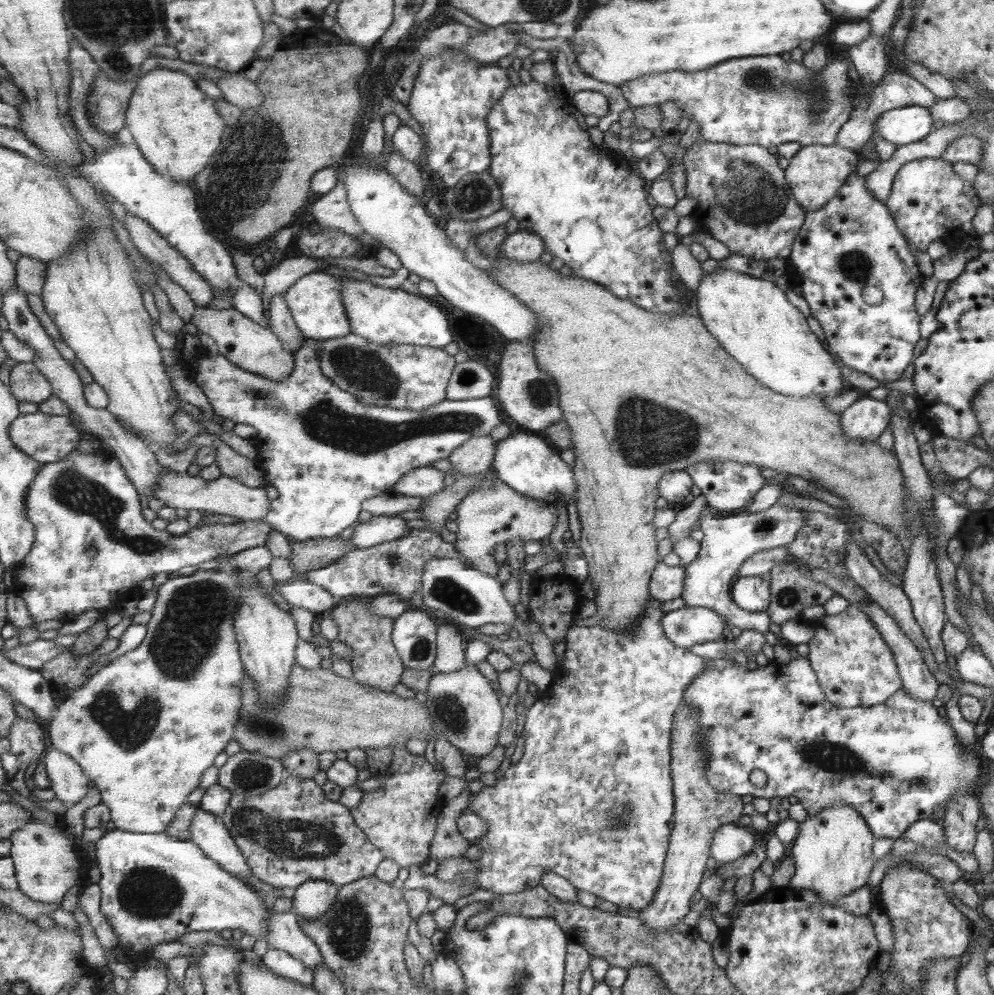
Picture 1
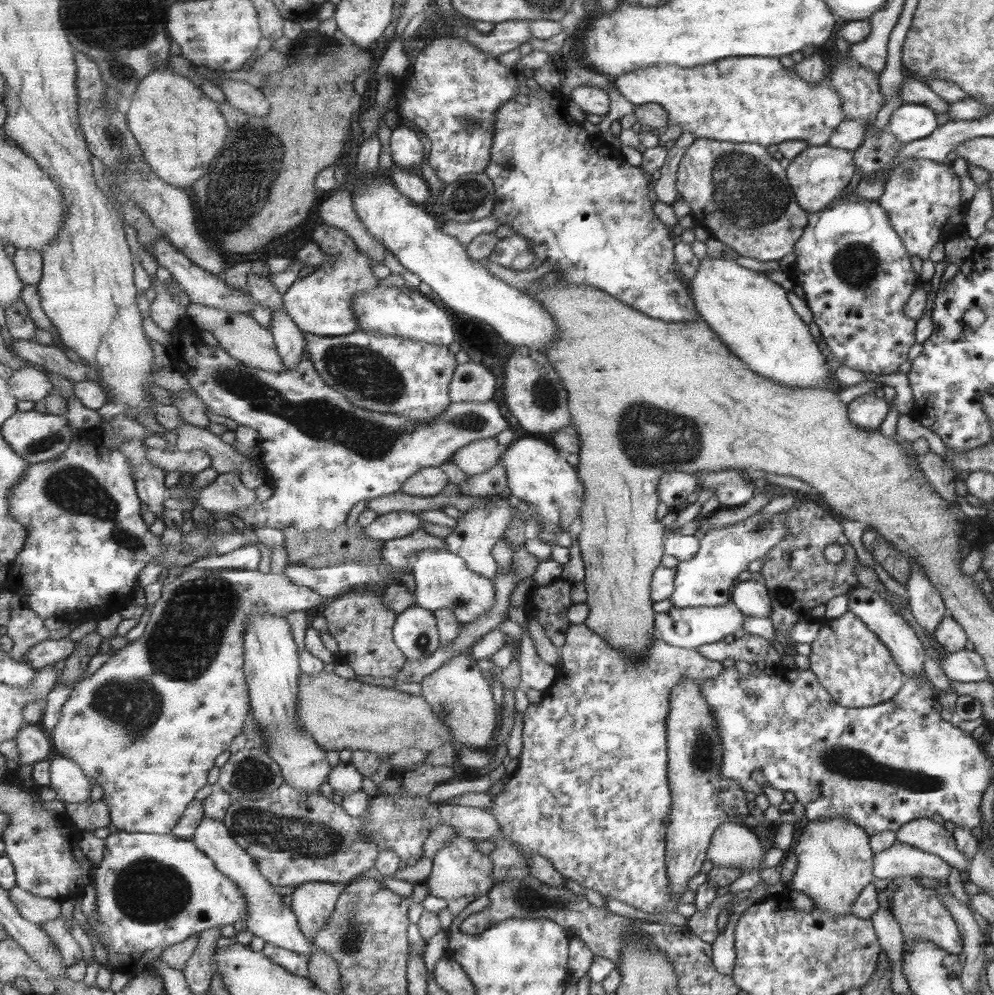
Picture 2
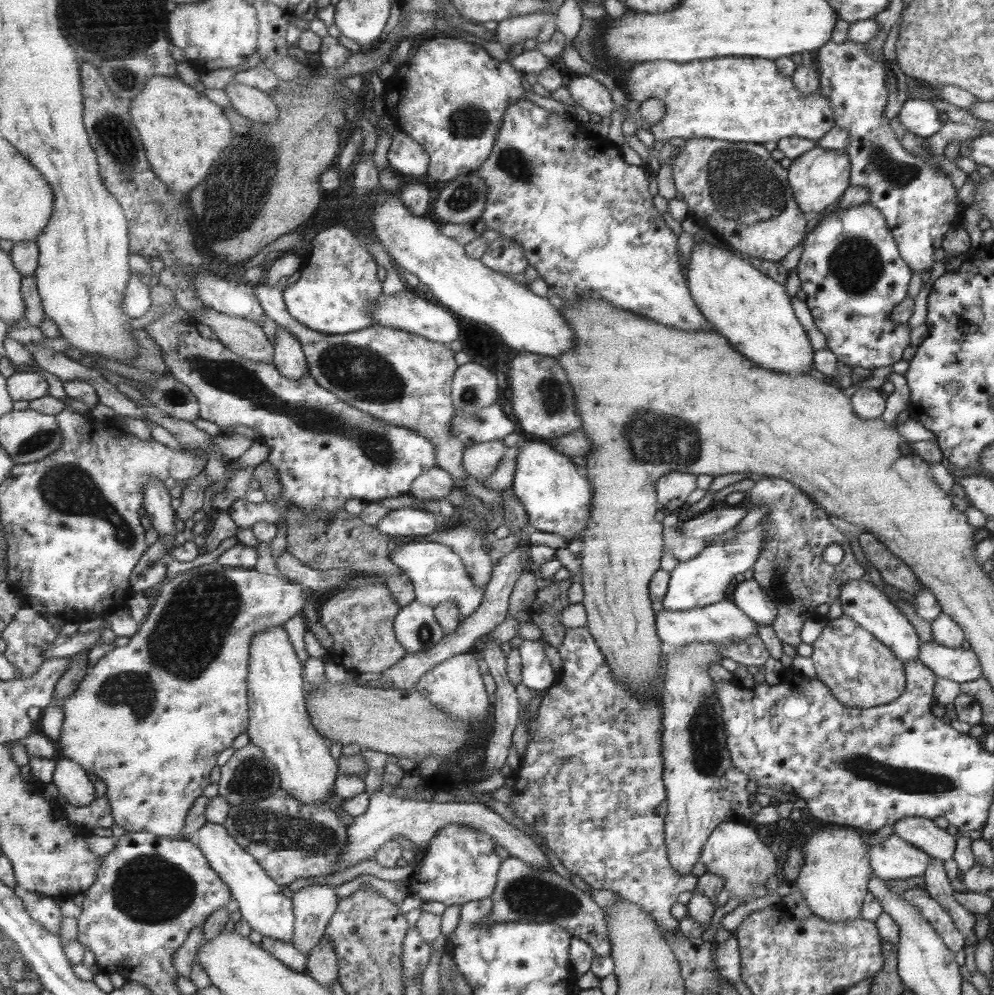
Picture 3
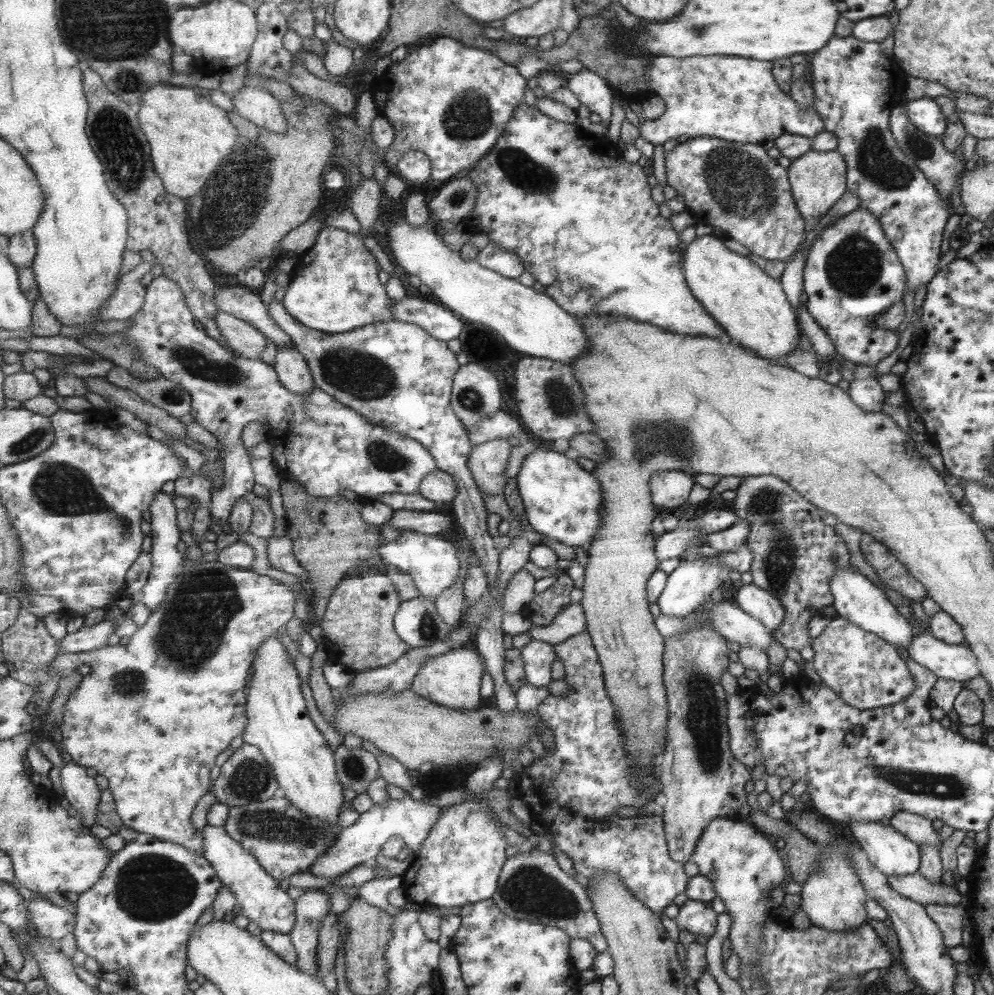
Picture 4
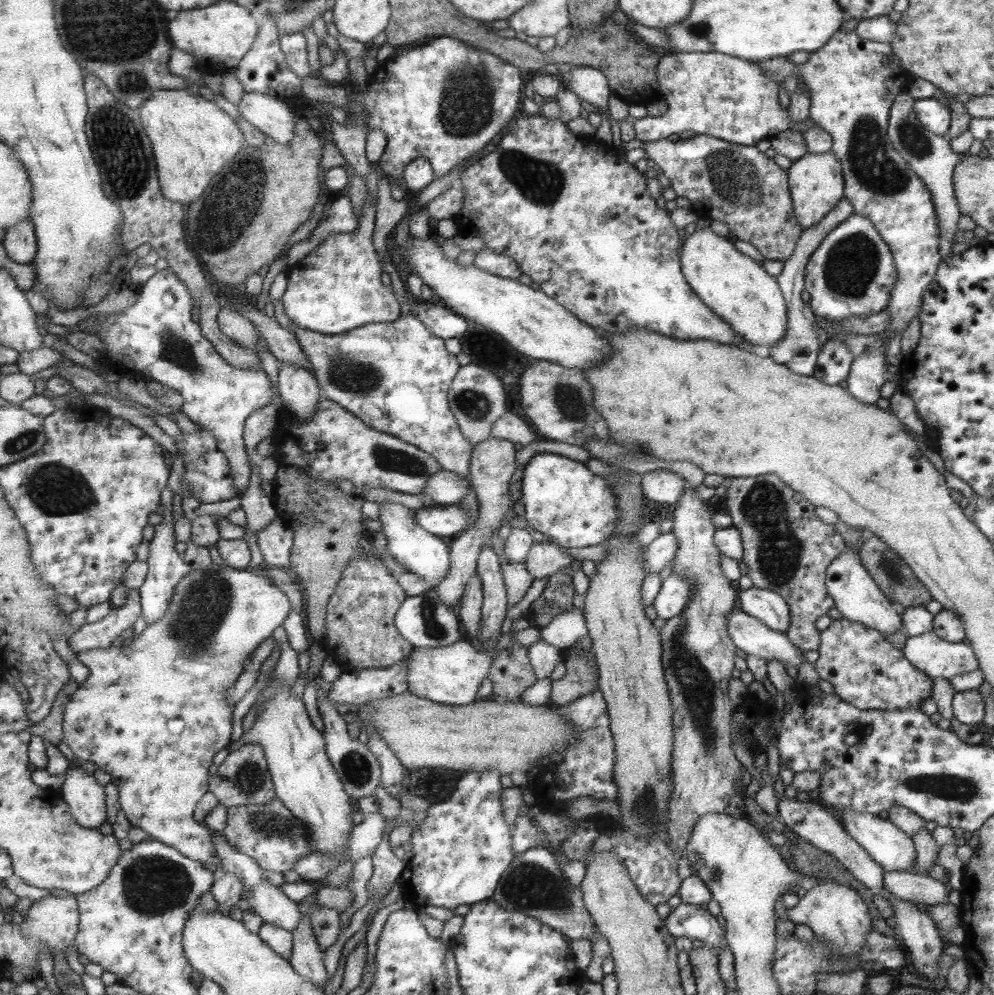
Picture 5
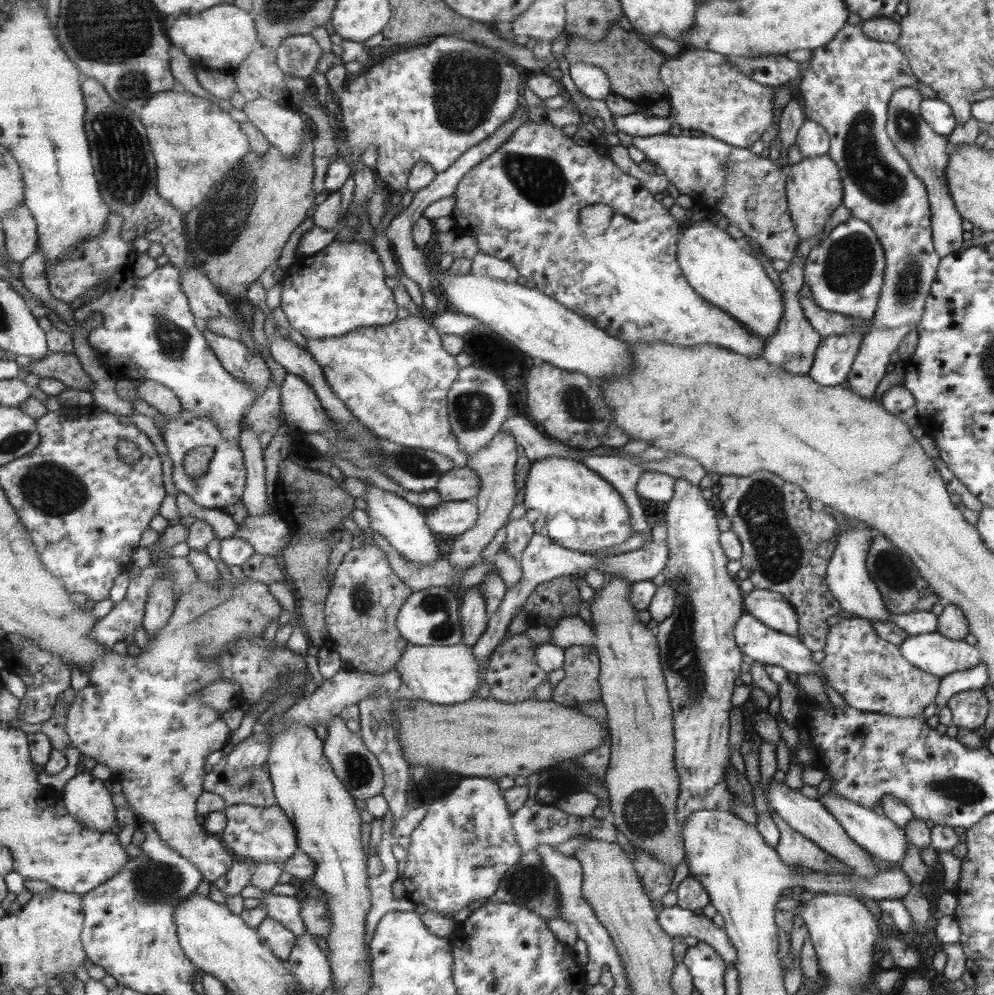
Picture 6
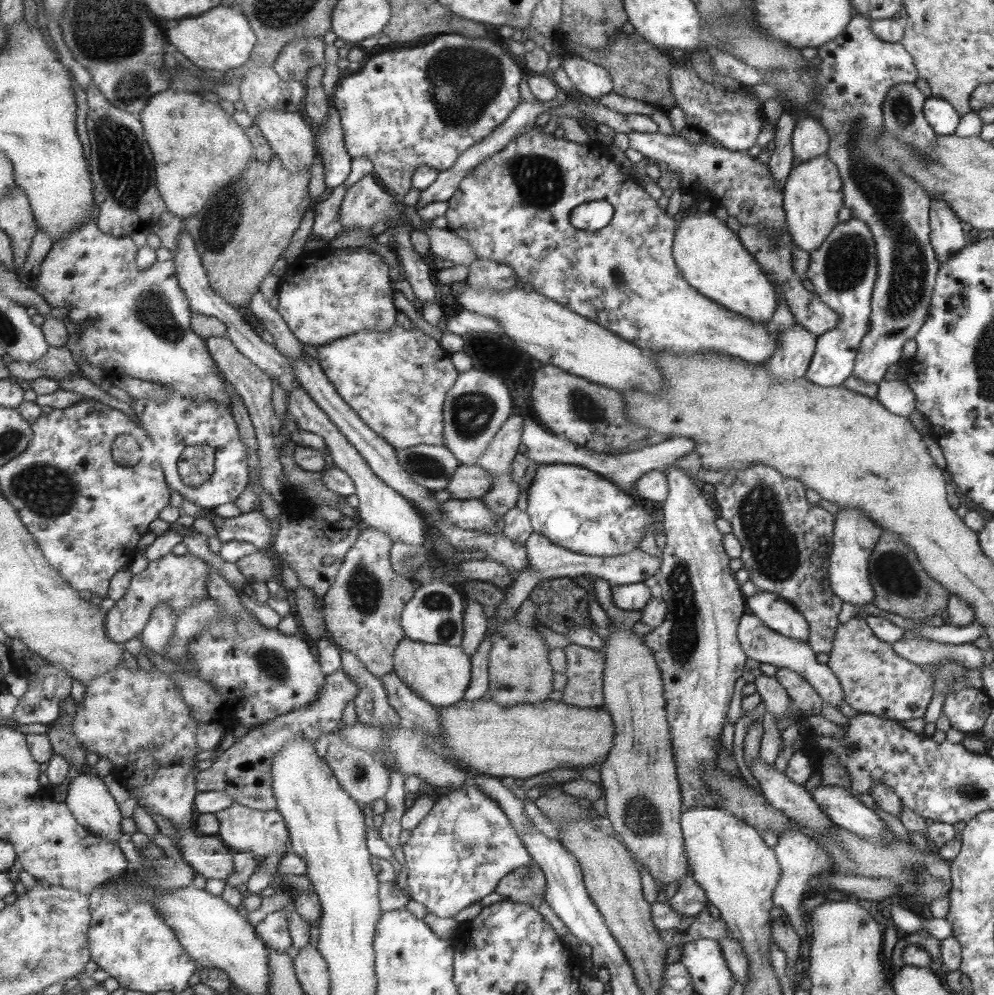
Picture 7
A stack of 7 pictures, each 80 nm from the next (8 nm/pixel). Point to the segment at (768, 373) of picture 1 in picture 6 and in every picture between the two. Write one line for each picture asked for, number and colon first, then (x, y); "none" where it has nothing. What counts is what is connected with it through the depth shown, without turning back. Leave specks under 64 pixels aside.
2: (749, 313)
3: (748, 308)
4: (750, 306)
5: (735, 287)
6: (715, 266)

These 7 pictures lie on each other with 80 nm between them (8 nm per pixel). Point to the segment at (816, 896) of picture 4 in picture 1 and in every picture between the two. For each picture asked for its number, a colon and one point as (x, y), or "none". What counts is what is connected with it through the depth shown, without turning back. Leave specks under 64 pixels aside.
1: (832, 850)
2: (834, 863)
3: (833, 881)

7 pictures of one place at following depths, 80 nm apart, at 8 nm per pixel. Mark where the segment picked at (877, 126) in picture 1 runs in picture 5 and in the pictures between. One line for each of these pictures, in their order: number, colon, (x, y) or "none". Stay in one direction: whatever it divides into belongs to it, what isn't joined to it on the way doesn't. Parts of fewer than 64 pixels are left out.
2: (910, 122)
3: (919, 116)
4: (924, 113)
5: (934, 116)

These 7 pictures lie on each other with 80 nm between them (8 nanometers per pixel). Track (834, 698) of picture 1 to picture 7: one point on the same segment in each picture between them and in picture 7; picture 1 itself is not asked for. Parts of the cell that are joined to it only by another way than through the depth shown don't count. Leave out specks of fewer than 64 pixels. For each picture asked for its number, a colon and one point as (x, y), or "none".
2: (857, 670)
3: (862, 673)
4: (866, 672)
5: (863, 668)
6: (869, 674)
7: (874, 680)

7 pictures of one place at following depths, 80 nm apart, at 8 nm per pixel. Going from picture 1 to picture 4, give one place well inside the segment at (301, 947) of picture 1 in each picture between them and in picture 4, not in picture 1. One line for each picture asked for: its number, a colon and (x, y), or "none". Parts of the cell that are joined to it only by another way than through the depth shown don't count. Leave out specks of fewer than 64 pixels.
2: (269, 918)
3: (261, 901)
4: (262, 900)

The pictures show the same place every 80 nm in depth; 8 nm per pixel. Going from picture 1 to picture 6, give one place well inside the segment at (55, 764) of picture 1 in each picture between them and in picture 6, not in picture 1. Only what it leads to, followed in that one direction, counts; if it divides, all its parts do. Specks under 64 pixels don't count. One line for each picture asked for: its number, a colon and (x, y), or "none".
2: (68, 780)
3: (73, 782)
4: (82, 791)
5: (86, 798)
6: (88, 799)

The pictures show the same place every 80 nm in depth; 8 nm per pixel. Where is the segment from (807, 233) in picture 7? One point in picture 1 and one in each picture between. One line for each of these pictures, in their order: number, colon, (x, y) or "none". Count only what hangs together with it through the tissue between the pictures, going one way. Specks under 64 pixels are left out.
1: (815, 174)
2: (818, 175)
3: (818, 177)
4: (818, 179)
5: (816, 180)
6: (814, 188)

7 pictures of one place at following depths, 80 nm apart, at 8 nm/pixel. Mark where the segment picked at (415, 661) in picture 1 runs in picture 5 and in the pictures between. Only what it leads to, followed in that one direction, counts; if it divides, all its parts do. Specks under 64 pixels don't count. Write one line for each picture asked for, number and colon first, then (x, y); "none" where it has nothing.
2: (414, 632)
3: (415, 627)
4: (417, 623)
5: (422, 620)

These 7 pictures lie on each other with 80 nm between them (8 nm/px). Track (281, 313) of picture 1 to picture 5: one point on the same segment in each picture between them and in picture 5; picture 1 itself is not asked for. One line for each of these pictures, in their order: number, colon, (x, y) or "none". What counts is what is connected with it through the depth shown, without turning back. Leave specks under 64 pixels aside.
2: (290, 339)
3: (290, 358)
4: (291, 366)
5: (298, 387)

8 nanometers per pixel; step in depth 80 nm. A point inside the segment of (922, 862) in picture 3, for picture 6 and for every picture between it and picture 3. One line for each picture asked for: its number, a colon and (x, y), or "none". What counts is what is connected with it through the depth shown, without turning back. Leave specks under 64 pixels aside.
4: (889, 851)
5: (892, 849)
6: (876, 834)

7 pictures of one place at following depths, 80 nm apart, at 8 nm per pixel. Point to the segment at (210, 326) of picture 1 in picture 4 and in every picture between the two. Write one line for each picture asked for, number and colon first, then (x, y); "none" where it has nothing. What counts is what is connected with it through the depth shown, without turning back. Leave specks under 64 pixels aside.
2: (243, 337)
3: (246, 338)
4: (248, 341)

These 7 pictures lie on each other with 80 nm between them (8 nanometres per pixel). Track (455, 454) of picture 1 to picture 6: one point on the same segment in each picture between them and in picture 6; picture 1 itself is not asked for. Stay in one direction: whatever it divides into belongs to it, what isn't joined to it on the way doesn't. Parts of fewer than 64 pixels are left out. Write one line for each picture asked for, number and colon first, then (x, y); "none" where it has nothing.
2: (478, 456)
3: (480, 460)
4: (487, 461)
5: (492, 463)
6: (494, 463)

